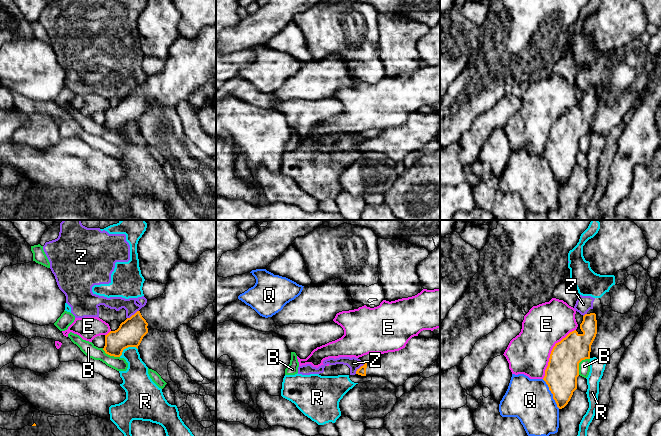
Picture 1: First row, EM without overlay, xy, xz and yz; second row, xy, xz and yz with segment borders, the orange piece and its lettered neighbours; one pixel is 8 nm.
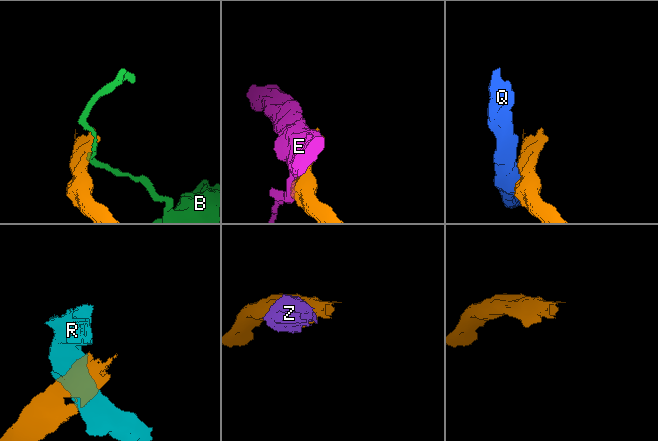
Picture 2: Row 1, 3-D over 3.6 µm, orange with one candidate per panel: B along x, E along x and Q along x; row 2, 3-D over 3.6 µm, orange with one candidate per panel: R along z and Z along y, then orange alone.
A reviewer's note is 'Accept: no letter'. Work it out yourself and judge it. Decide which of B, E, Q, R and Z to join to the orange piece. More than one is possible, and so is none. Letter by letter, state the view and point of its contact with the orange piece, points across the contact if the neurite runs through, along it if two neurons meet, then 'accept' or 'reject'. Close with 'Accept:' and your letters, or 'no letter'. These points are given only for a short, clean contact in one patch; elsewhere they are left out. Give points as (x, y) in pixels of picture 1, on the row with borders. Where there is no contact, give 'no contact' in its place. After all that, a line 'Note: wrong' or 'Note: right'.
B: yz (578, 364) | reject
E: yz (551, 351) | reject
Q: yz (552, 393) | along yz (542, 379), (559, 408) | reject
R: xy (127, 347) | along xy (137, 348), (126, 347), (119, 356) | reject
Z: xz (359, 368) | along xz (365, 363), (355, 373) | reject
Accept: no letter
Note: right

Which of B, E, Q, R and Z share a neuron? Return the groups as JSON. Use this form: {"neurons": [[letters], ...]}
{"neurons": [["B"], ["E"], ["Q"], ["R", "Z"]]}

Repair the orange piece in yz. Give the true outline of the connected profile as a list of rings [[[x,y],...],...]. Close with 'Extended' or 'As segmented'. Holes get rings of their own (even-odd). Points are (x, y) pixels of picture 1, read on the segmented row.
[[[590,309],[577,329],[556,343],[551,351],[543,380],[559,409],[568,404],[577,389],[579,363],[590,359],[591,345],[596,334],[596,314],[594,309]]]. Extended

